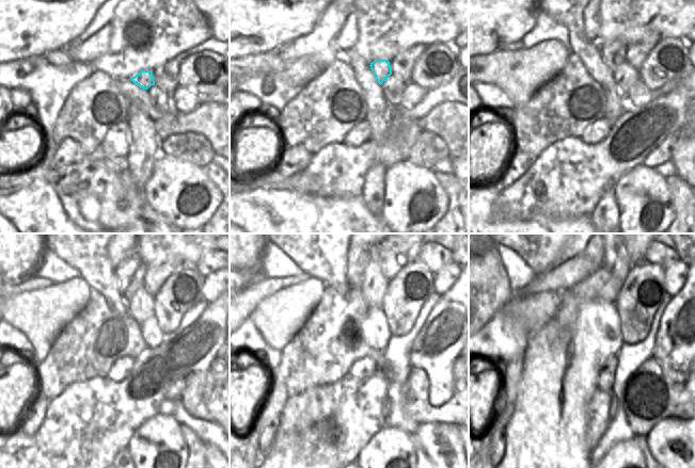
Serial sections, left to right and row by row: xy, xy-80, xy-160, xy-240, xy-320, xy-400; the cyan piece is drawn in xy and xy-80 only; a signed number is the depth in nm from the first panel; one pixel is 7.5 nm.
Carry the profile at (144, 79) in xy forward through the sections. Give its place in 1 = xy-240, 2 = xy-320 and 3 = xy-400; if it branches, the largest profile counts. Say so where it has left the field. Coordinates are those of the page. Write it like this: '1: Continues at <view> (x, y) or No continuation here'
1: Continues at xy-240 (129, 273)
2: Continues at xy-320 (358, 258)
3: Continues at xy-400 (594, 255)

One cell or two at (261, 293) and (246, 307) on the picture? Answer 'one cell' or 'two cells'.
one cell

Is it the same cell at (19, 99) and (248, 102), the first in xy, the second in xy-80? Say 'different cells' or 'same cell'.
same cell

